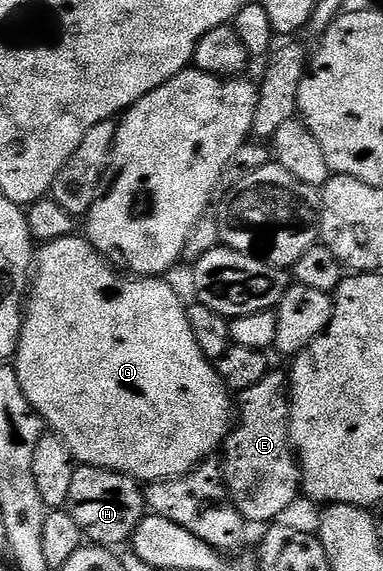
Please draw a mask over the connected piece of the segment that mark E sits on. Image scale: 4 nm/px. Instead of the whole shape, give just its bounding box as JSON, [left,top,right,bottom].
[220,370,302,525]

